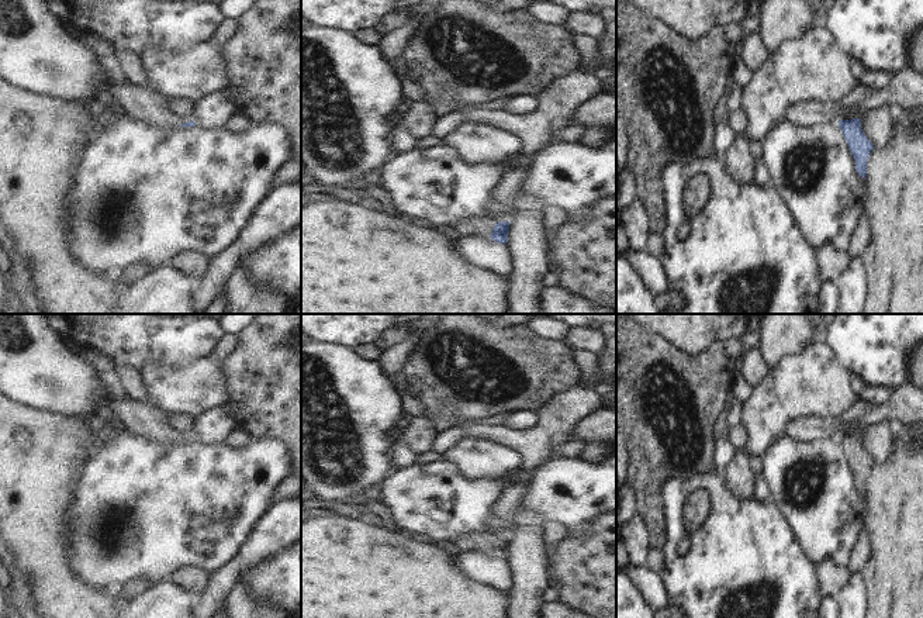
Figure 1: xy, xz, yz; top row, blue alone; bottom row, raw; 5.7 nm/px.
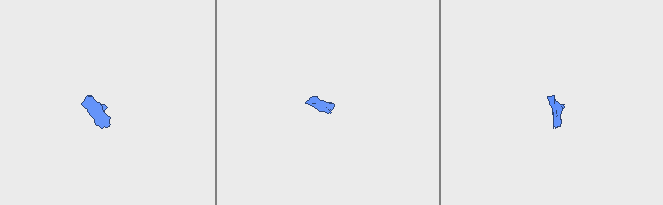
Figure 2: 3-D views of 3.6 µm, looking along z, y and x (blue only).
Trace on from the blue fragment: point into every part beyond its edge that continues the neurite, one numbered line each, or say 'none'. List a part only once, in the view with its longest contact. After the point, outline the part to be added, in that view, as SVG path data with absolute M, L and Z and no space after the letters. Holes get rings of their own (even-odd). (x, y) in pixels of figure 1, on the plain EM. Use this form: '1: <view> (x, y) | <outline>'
1: xz (479, 542) | M470 532L449 545L456 552L466 553L466 552L490 552L495 538L490 532Z

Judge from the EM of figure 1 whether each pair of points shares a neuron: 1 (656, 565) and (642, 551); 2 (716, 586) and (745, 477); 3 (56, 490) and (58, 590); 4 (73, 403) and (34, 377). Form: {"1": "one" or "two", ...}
{"1": "two", "2": "two", "3": "one", "4": "one"}

